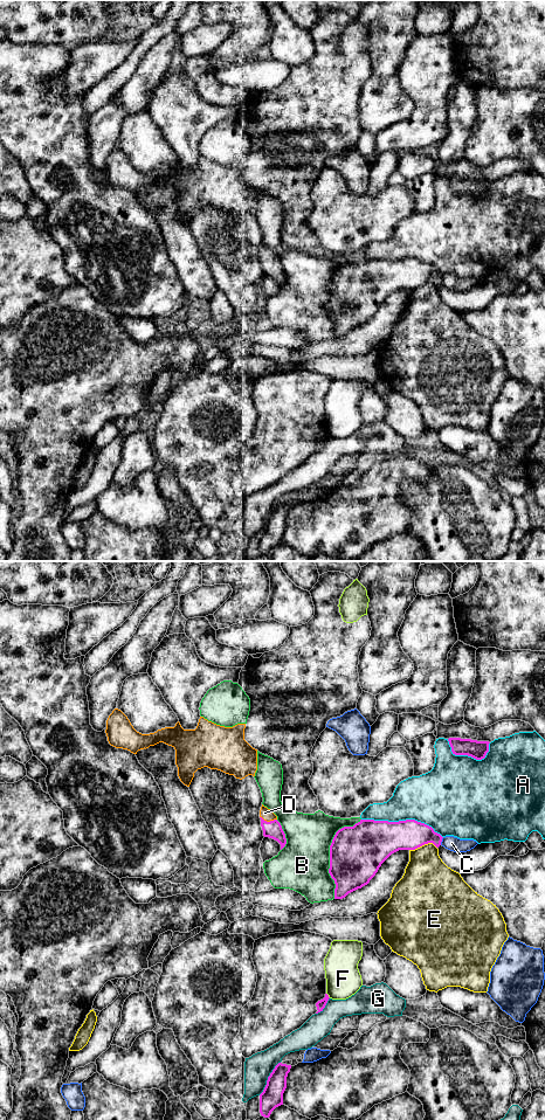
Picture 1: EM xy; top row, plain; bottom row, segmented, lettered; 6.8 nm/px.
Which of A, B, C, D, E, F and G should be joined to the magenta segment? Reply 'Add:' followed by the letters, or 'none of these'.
Add: D

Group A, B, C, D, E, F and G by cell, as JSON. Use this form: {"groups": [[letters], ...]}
{"groups": [["A"], ["B"], ["C"], ["D"], ["E"], ["F"], ["G"]]}

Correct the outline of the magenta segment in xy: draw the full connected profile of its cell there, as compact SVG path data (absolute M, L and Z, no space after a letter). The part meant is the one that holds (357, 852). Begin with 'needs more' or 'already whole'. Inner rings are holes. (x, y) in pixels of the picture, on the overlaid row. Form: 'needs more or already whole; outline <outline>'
already whole; outline M360 820L353 827L339 829L330 845L329 873L336 884L334 899L343 899L367 885L392 853L399 850L415 850L428 843L439 848L442 838L432 827L415 820L399 822Z

